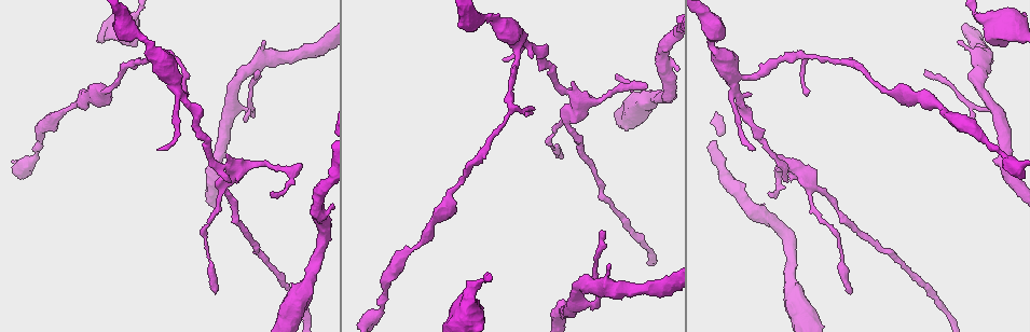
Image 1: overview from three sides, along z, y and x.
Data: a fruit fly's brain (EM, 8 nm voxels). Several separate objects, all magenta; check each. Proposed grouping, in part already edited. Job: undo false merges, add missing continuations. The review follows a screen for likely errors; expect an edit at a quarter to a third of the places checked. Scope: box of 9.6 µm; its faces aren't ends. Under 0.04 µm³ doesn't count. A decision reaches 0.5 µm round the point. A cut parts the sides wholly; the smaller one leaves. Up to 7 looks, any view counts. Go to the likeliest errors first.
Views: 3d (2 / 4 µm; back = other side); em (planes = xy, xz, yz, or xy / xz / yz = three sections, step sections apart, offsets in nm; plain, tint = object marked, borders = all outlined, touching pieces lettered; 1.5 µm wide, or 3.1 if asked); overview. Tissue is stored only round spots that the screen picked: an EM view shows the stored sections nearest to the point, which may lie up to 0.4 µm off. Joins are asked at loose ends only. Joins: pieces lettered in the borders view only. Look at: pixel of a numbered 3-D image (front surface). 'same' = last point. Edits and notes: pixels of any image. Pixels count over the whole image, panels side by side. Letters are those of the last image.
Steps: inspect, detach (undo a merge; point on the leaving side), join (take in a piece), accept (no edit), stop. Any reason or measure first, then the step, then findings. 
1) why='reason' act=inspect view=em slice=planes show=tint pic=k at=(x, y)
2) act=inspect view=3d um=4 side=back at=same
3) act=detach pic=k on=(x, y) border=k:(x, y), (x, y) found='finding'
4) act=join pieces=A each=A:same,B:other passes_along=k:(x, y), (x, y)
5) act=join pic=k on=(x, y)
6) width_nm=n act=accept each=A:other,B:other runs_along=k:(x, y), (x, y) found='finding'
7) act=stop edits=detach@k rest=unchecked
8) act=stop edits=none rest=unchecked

why='free end' act=inspect view=em slice=yz step=8 show=tint pic=1 at=(527, 112)

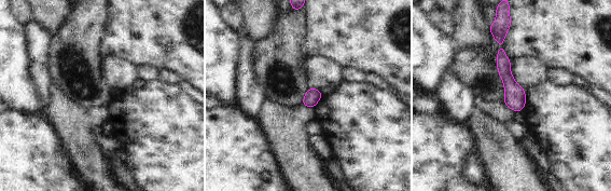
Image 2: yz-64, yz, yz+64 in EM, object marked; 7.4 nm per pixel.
why='cut it another way' act=inspect view=em slice=planes show=borders at=same

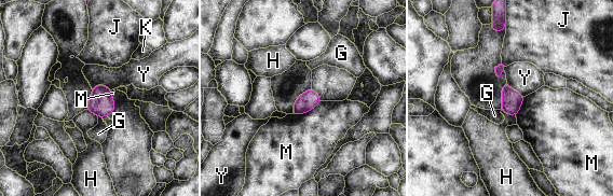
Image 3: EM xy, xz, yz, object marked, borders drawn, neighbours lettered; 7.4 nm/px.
act=accept each=G:other,H:other,J:other,K:other,M:other,Y:other border=3:(321, 100), (312, 109), (293, 114) found='none of them fits'

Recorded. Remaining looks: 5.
why='thin end' act=inspect view=em slice=xy step=8 show=plain pic=1 at=(503, 60)

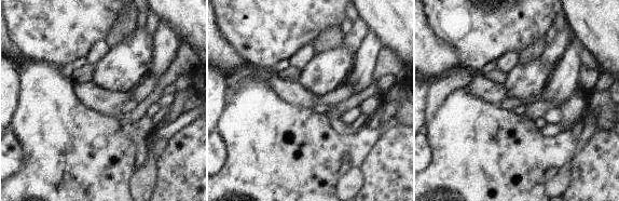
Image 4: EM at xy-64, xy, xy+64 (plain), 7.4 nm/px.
why='what lies round it' act=inspect view=em slice=xy step=8 show=borders at=same

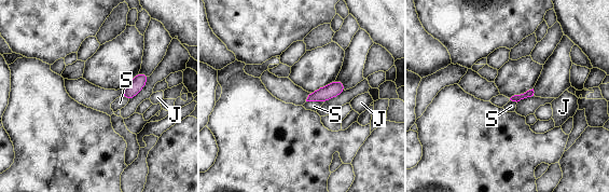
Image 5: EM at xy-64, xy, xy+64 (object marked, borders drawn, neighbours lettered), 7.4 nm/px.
longest_contact=S:140nm act=accept each=J:other,S:other found='none of them fits'

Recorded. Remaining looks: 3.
why='narrows sharply' act=inspect view=em um=3.1 slice=xz step=8 show=tint pic=1 at=(493, 17)

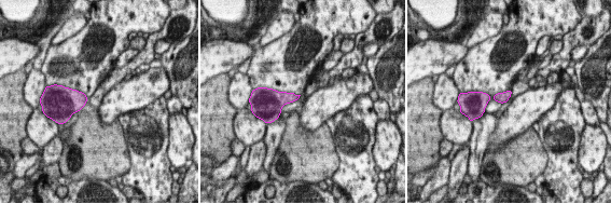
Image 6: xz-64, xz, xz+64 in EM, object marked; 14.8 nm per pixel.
why='cut it another way' act=inspect view=em um=3.1 slice=xy step=8 show=borders at=same

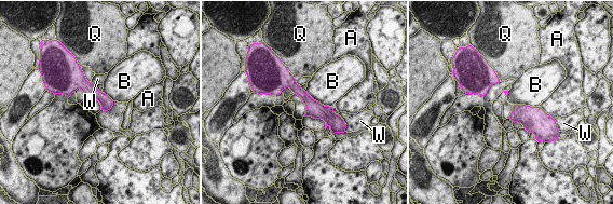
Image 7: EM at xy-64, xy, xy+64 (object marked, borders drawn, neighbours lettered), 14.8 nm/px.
width_nm=180 act=accept each=A:other,B:other,Q:other,W:other border=7:(513, 104), (539, 106) found='continuous, no second cell'

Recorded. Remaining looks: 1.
act=stop edits=none rest=unchecked

